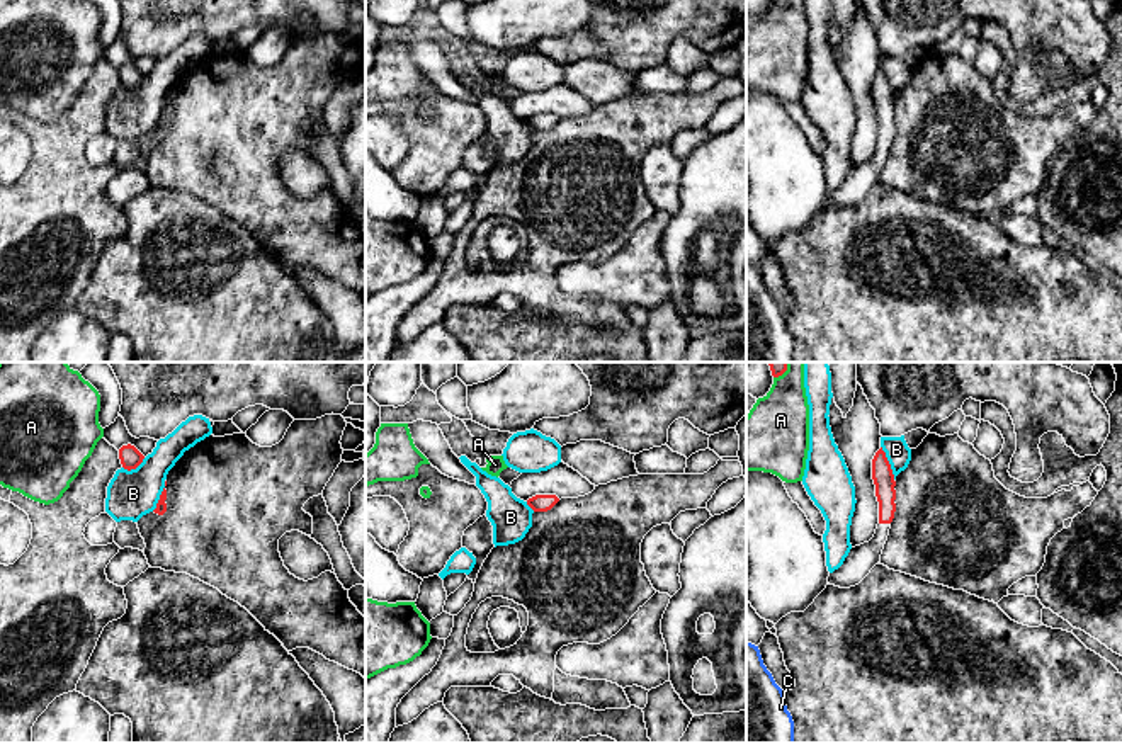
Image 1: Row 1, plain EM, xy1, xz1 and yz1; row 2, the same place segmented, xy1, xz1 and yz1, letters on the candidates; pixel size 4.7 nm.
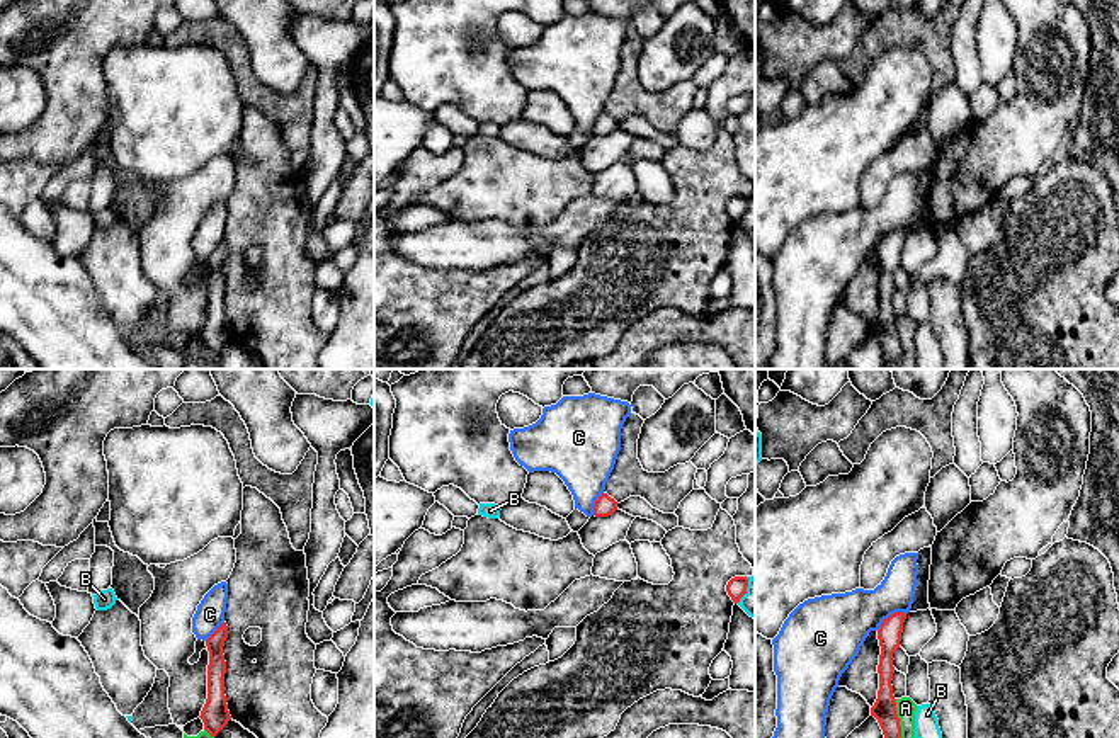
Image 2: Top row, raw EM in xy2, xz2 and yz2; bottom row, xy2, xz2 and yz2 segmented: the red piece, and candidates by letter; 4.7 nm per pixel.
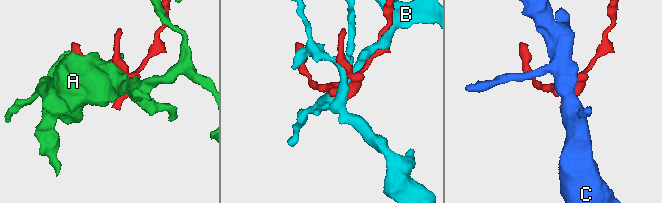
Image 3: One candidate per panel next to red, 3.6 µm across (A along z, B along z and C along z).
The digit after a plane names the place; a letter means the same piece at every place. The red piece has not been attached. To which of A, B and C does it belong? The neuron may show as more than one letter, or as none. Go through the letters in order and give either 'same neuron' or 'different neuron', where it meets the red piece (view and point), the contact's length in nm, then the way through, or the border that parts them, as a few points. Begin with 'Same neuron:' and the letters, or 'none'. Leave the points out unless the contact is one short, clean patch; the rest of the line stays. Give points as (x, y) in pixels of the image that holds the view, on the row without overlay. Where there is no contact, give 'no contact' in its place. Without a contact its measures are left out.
Same neuron: none
A: different neuron | yz2 (898, 344) | 220 nm
B: different neuron | yz1 (888, 82) | 170 nm
C: different neuron | yz2 (891, 233) | 170 nm | along yz2 (905, 232), (891, 232), (876, 249)

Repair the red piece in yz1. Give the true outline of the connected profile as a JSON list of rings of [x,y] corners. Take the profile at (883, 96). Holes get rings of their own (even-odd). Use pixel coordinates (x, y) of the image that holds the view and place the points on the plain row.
[[[882,66],[876,71],[872,78],[872,99],[876,104],[876,116],[879,121],[879,143],[877,143],[876,153],[869,162],[864,162],[850,168],[843,184],[833,192],[830,192],[828,196],[830,204],[840,206],[840,207],[855,206],[881,180],[881,173],[887,160],[891,141],[896,131],[896,122],[894,122],[896,100]]]

